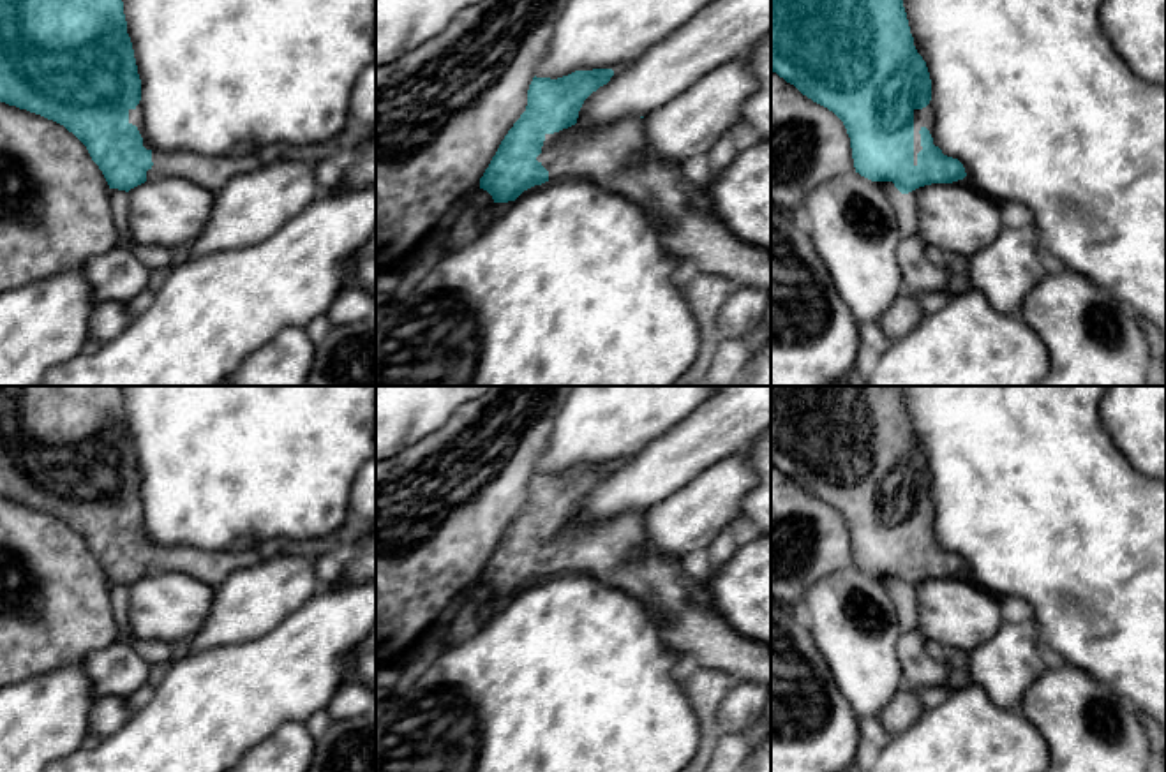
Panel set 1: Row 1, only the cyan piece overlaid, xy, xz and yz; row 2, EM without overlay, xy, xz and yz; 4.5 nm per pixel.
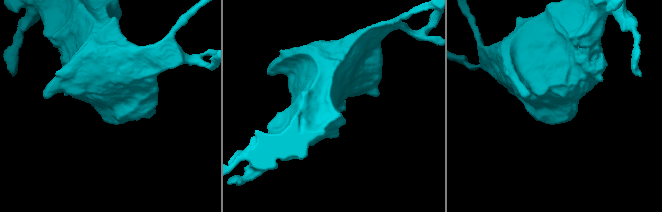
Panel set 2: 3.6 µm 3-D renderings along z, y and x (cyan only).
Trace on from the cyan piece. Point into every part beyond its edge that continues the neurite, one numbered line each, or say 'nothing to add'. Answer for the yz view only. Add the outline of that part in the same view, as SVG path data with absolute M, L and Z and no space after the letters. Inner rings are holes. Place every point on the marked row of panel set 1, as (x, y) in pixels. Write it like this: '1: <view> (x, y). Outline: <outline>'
nothing to add

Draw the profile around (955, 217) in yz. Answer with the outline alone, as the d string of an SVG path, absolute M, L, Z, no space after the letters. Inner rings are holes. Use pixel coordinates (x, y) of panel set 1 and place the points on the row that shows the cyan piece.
M931 183L908 192L910 229L947 256L972 257L1000 233L1000 203L963 183Z

